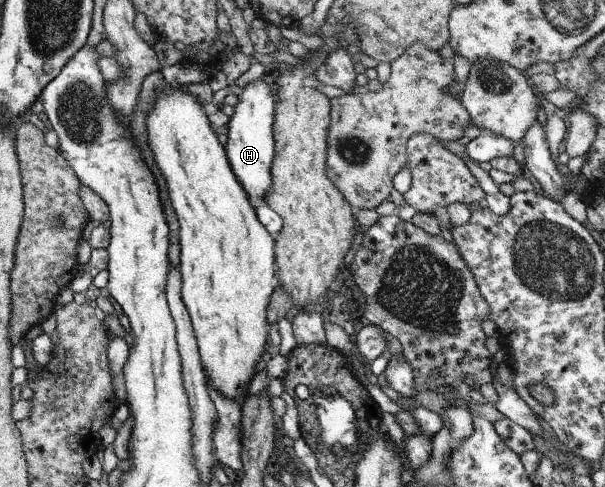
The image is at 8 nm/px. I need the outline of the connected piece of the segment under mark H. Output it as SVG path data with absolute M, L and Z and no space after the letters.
M259 78L243 87L243 93L238 95L238 102L233 106L234 113L229 117L224 144L225 157L237 183L247 193L247 199L261 199L271 189L269 167L273 160L274 141L272 138L272 123L275 97L271 95L263 79Z

